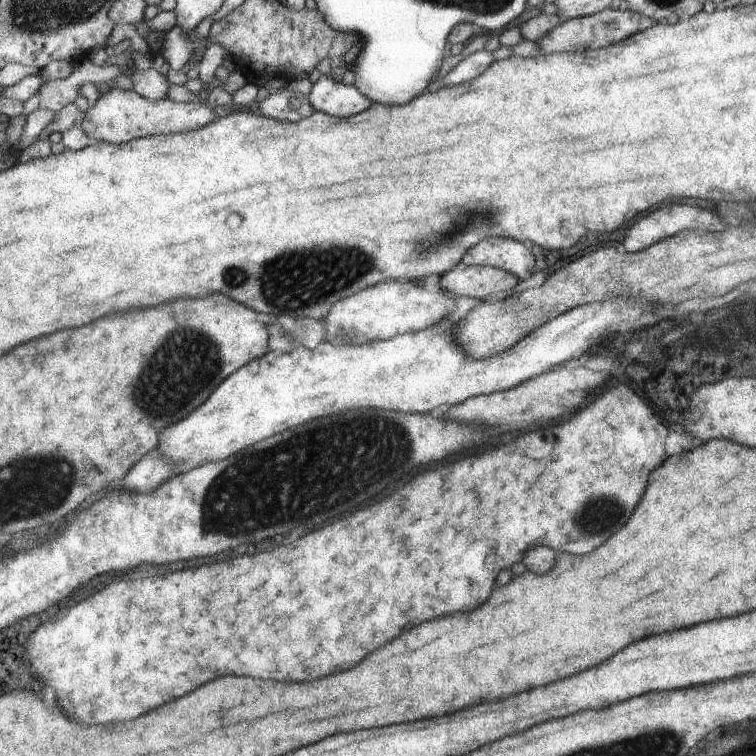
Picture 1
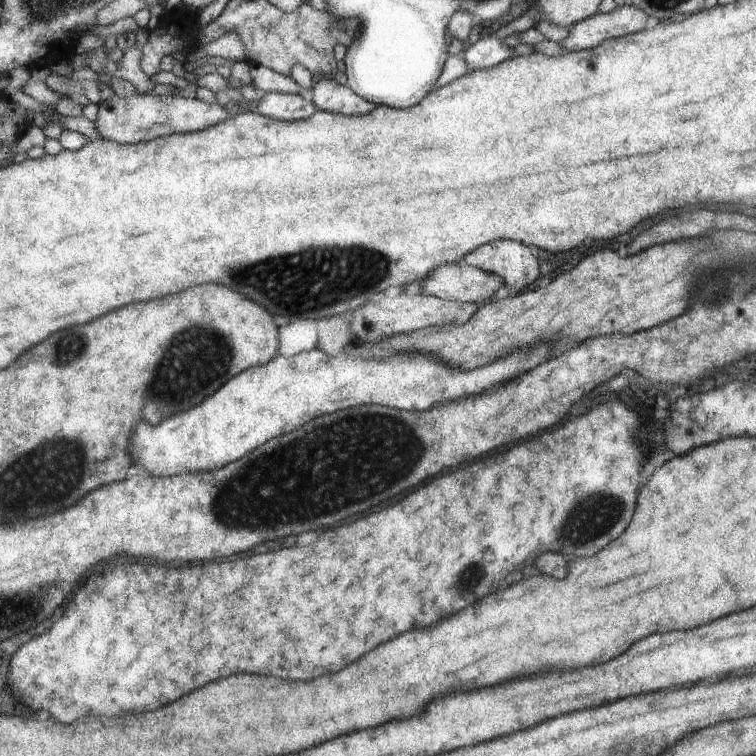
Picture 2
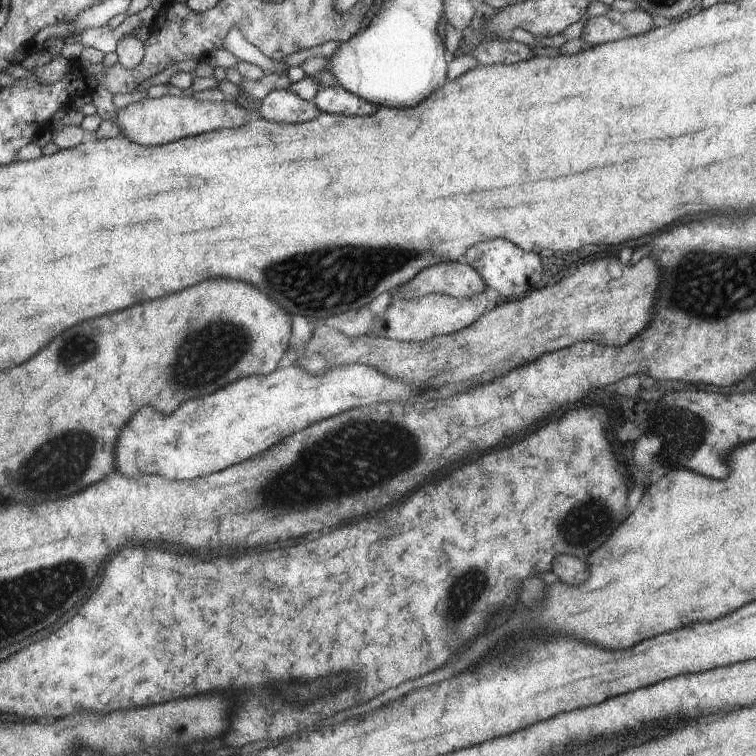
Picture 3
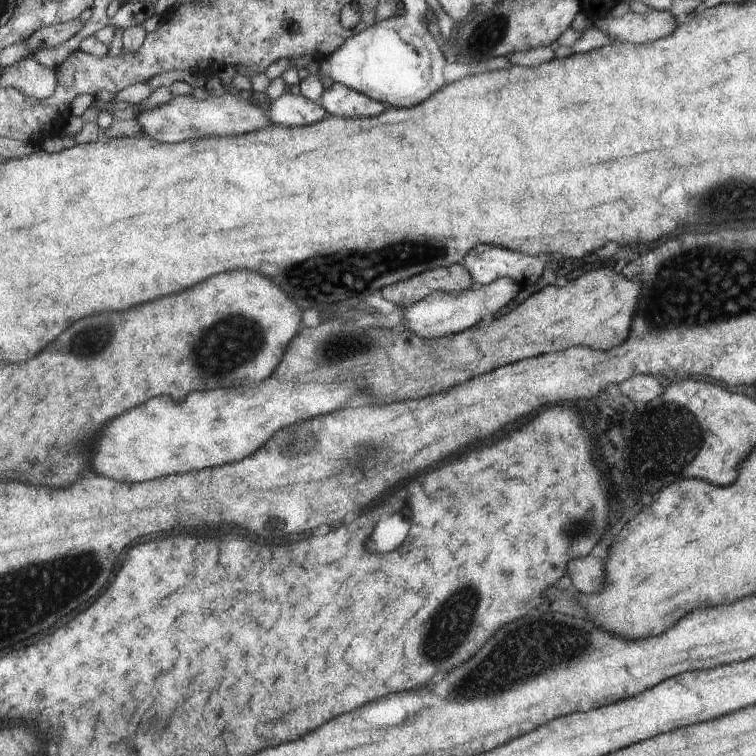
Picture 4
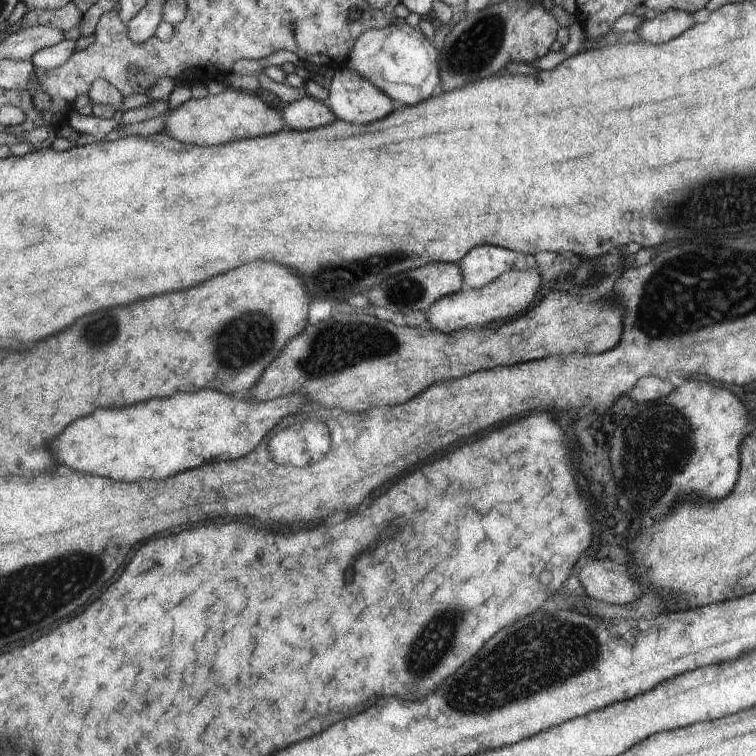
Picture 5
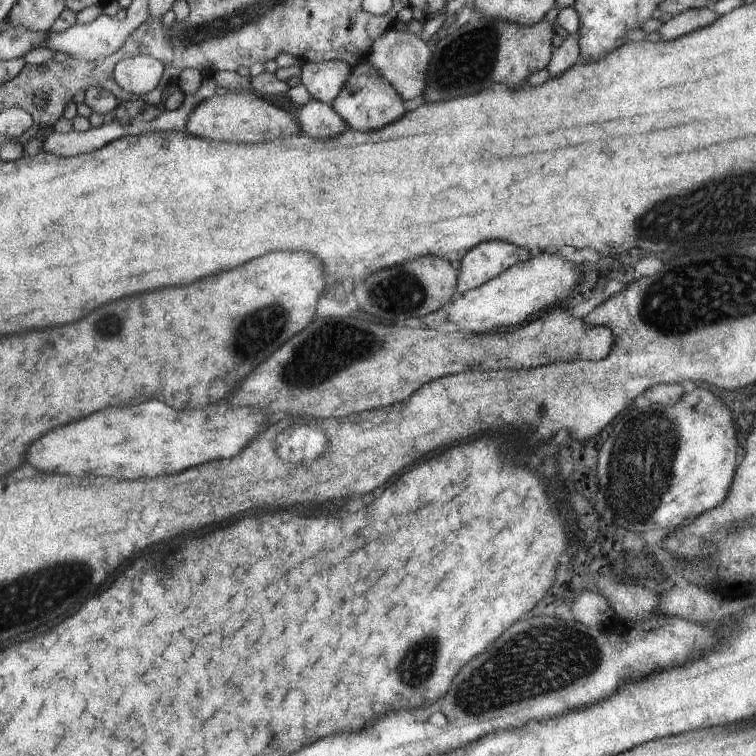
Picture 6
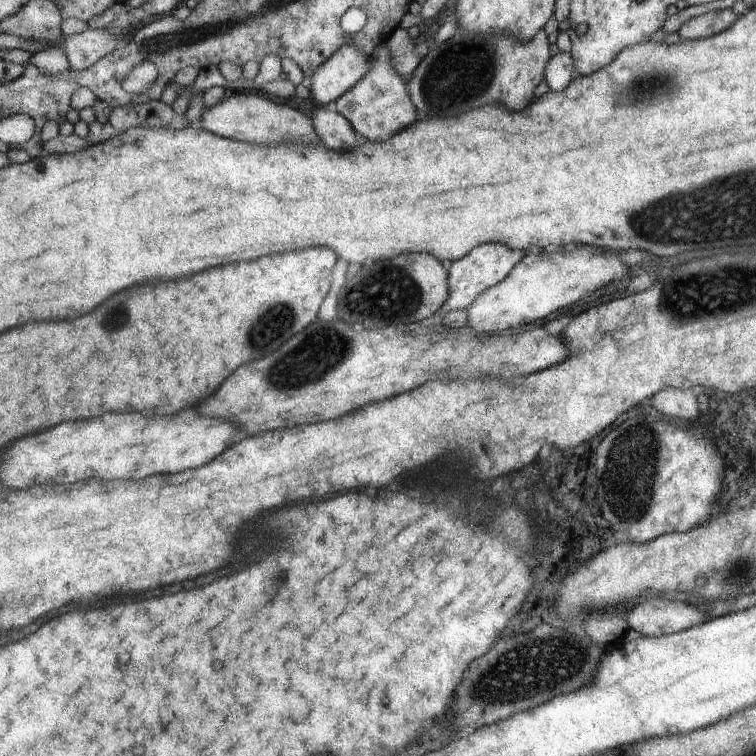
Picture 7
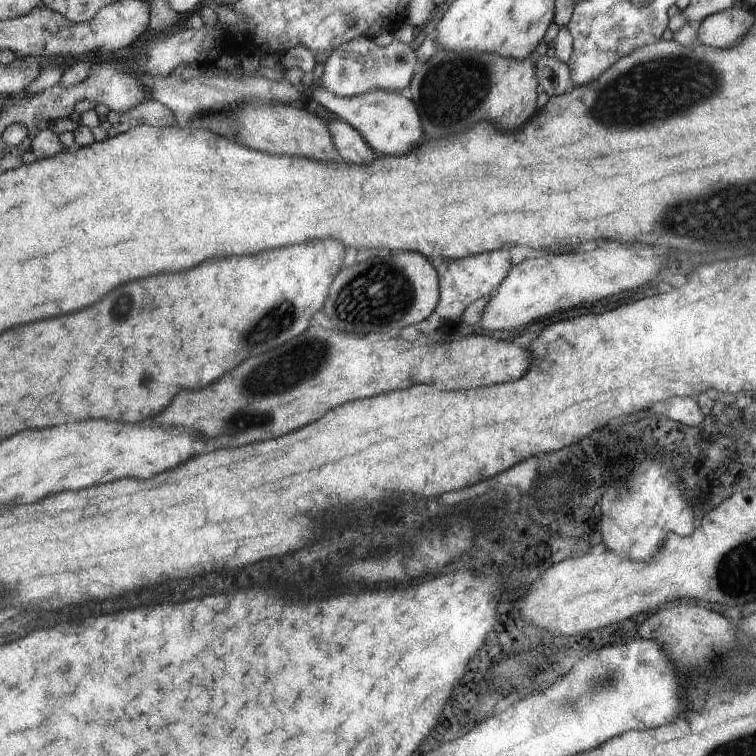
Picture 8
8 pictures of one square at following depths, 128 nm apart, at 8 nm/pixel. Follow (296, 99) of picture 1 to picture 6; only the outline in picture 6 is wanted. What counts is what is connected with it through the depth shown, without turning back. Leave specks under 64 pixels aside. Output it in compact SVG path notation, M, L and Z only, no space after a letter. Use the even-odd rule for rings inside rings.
M310 98L297 110L297 122L301 132L313 136L313 138L327 138L335 136L345 128L342 117L335 112L330 103Z

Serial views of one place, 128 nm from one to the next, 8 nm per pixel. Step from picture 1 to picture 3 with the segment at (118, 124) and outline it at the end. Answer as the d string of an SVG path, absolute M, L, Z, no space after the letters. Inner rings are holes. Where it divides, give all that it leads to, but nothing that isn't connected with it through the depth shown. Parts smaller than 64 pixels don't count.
M162 95L159 98L144 98L129 103L119 109L114 122L119 124L123 138L143 146L165 144L186 136L209 132L213 128L229 128L241 124L245 118L245 108L227 104L227 99L219 102L195 100L193 97Z

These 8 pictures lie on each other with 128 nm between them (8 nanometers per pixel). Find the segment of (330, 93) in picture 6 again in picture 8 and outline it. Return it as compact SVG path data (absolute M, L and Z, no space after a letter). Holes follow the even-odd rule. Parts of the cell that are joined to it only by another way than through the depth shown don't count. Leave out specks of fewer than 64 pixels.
M357 36L336 46L328 56L321 73L321 87L339 97L358 97L374 90L401 92L407 88L415 68L415 52L400 42L391 41L387 46L375 45L370 37Z

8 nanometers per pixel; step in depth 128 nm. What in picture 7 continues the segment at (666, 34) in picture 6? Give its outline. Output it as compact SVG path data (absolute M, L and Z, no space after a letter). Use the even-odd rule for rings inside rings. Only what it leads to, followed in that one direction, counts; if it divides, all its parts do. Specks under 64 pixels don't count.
M730 8L709 11L685 20L676 33L681 39L705 38L705 36L711 36L711 34L717 34L717 32L725 30L731 22L737 20L737 17L738 15L734 14Z

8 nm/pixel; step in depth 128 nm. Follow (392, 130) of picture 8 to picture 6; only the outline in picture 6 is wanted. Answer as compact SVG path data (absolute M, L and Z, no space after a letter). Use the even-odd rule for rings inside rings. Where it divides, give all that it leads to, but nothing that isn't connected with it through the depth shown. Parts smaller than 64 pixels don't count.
M362 62L351 67L350 75L339 94L333 98L330 105L334 108L346 124L357 130L373 130L385 126L403 114L403 106L398 92L385 78L379 76L375 66L369 62Z

